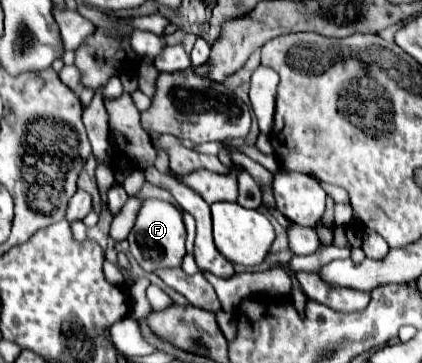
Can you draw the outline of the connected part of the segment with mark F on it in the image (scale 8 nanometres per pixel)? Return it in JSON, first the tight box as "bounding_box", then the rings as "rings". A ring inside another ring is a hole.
{"bounding_box":[129,199,187,271],"rings":[[[145,199],[137,213],[137,221],[129,233],[131,255],[145,271],[181,267],[185,257],[185,237],[187,235],[185,235],[183,217],[175,205],[161,199]]]}

